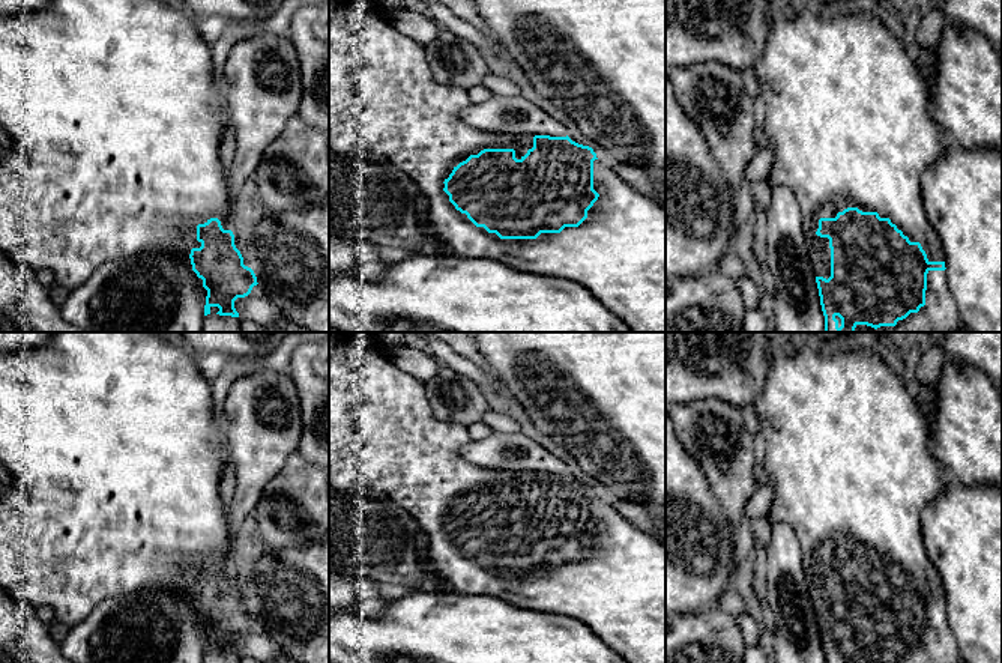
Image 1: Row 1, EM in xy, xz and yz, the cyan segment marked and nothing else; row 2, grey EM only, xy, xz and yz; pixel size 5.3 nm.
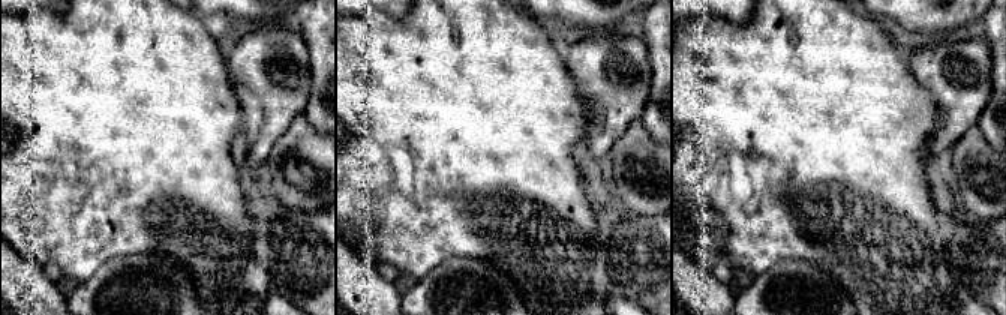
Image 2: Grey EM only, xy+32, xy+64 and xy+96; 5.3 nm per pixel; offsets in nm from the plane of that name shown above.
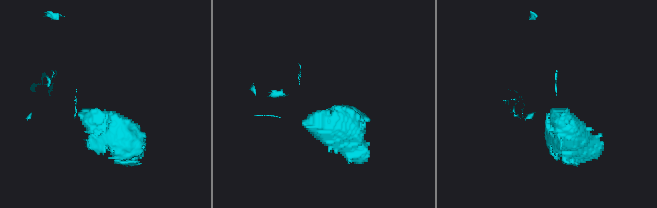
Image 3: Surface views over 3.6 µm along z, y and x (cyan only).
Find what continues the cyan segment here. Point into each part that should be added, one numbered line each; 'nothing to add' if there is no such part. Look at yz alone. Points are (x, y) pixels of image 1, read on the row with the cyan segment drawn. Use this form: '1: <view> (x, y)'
1: yz (848, 115)

